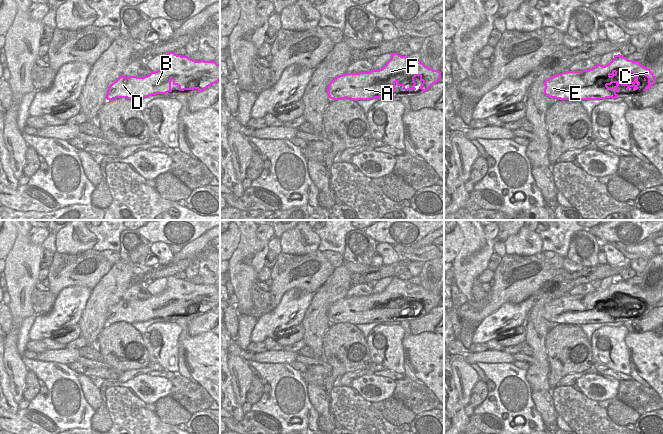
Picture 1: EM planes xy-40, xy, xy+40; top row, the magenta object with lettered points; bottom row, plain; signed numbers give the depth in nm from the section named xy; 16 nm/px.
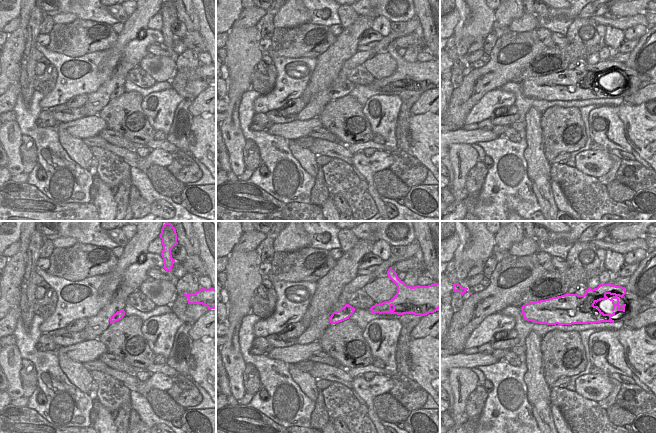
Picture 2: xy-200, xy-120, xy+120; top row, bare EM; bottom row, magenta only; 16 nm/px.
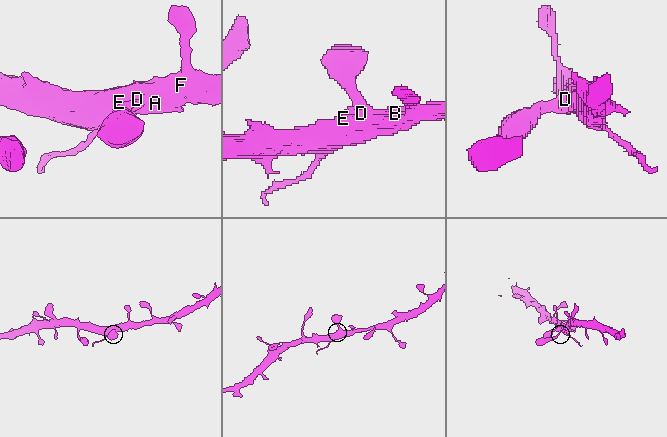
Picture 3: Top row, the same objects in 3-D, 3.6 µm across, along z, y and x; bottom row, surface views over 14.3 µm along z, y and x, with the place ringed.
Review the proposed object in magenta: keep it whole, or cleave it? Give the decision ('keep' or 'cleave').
keep

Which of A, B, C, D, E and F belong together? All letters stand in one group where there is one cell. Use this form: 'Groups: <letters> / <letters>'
Groups: A B C D E F

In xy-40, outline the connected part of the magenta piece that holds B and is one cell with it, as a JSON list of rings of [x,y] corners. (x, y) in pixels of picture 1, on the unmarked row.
[[[175,276],[167,277],[167,285],[163,292],[152,296],[144,301],[123,300],[121,299],[108,311],[106,323],[113,324],[116,322],[145,322],[156,318],[166,318],[171,315],[171,309],[177,309],[177,314],[198,314],[204,315],[207,311],[220,305],[220,288],[215,285],[195,285],[188,280],[177,279]]]

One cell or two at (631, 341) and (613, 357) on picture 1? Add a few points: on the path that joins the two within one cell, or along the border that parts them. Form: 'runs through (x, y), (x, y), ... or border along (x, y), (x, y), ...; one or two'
border along (628, 332), (625, 344), (631, 367); two

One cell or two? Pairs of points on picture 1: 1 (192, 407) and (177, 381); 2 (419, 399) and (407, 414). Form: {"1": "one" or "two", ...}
{"1": "one", "2": "two"}

